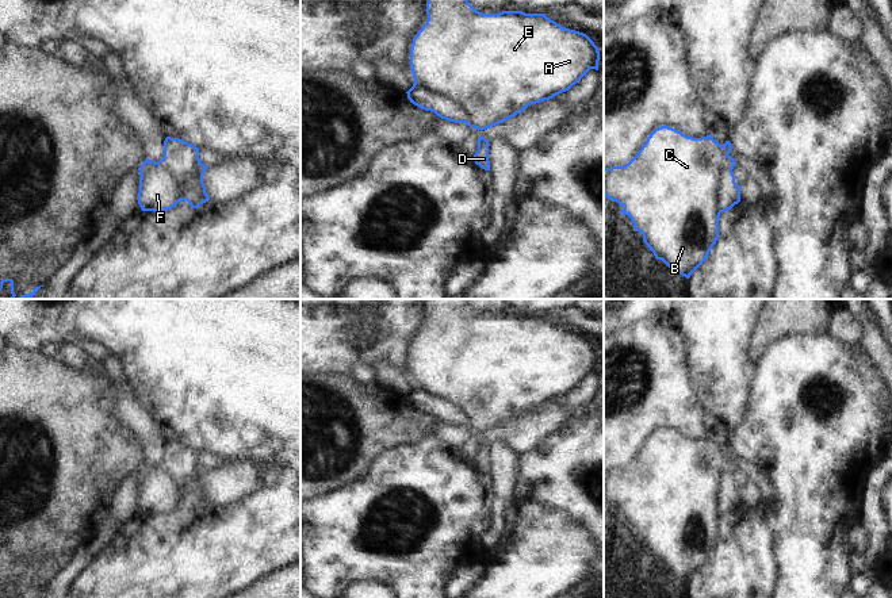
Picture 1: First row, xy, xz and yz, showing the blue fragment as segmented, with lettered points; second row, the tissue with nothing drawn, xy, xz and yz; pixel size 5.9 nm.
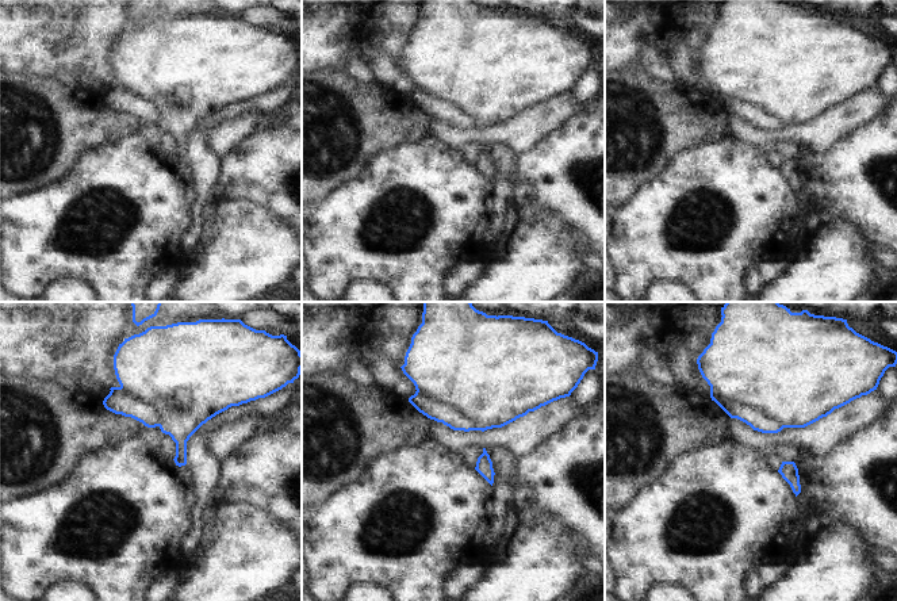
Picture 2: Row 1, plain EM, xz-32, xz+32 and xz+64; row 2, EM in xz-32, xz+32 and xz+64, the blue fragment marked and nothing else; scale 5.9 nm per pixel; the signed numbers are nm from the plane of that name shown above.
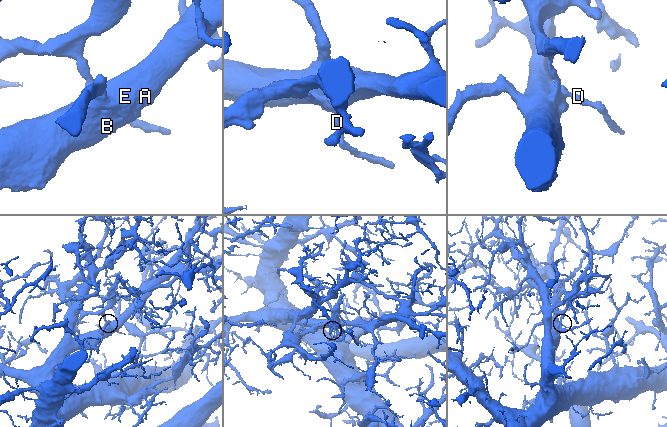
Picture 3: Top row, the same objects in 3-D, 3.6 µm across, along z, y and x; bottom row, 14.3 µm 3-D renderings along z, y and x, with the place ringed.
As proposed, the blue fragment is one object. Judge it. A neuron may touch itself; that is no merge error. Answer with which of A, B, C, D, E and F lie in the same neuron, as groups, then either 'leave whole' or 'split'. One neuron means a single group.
groups A B C D E / F; split

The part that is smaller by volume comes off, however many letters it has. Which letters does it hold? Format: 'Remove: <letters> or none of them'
Remove: F

